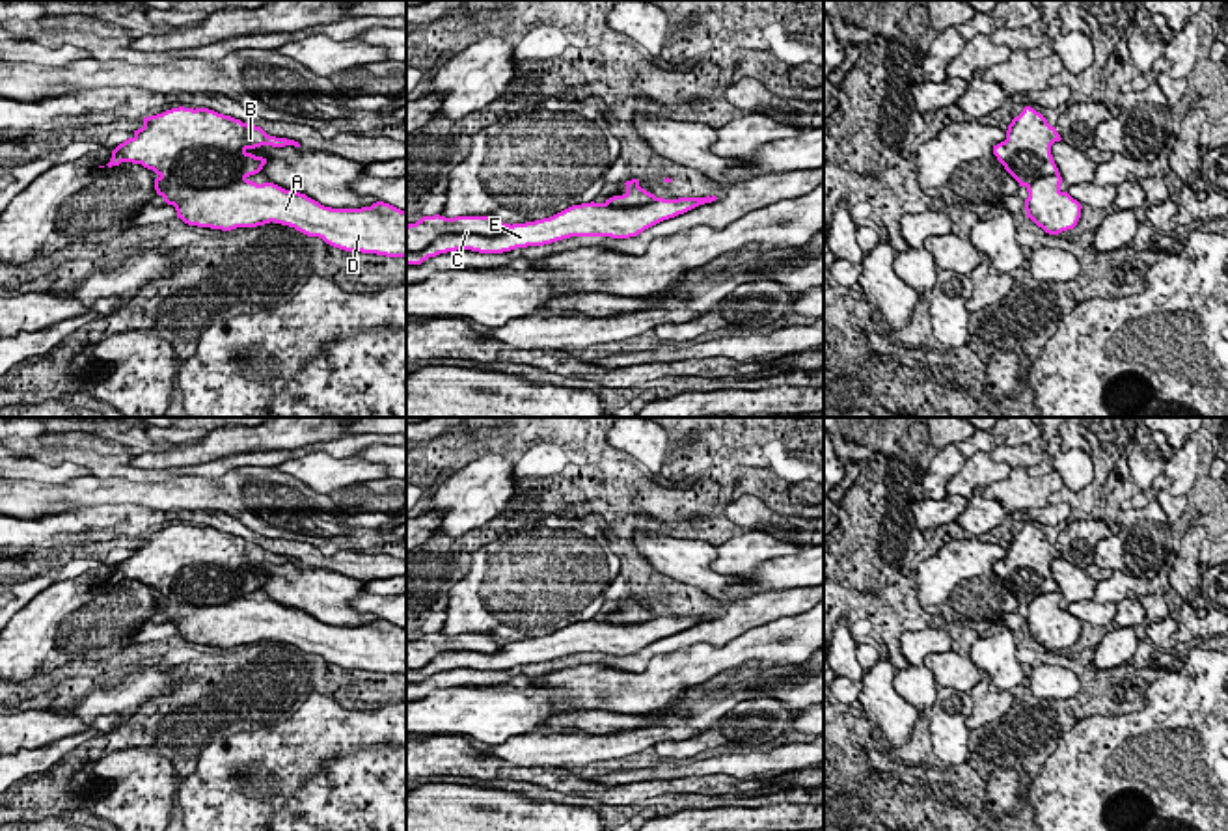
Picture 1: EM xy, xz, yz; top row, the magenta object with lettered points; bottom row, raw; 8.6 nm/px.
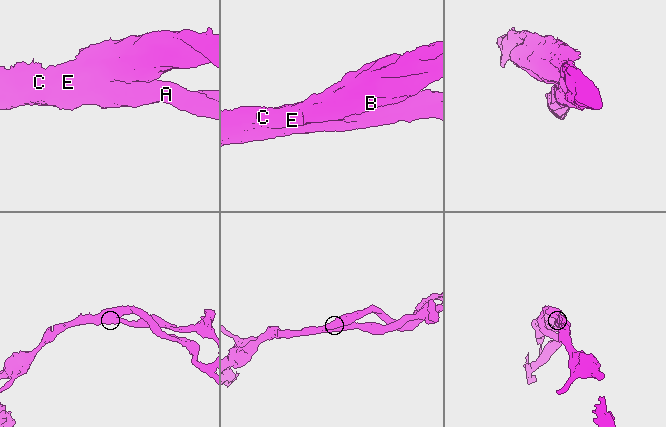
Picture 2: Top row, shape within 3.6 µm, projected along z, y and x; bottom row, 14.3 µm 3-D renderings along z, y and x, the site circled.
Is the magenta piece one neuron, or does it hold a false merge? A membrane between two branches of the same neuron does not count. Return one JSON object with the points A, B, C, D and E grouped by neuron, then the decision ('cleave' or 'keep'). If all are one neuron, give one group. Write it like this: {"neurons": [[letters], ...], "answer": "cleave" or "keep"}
{"neurons": [["A", "D", "E"], ["B", "C"]], "answer": "cleave"}

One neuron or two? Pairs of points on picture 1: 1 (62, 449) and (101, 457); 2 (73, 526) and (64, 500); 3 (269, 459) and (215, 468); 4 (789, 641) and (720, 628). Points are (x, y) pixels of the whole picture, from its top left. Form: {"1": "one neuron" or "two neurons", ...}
{"1": "one neuron", "2": "two neurons", "3": "one neuron", "4": "two neurons"}

